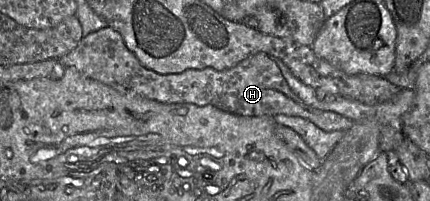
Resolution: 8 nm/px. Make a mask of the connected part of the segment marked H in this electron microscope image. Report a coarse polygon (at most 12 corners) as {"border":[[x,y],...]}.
{"border":[[106,26],[57,60],[122,93],[299,116],[327,132],[354,121],[305,104],[275,58],[163,75]]}

